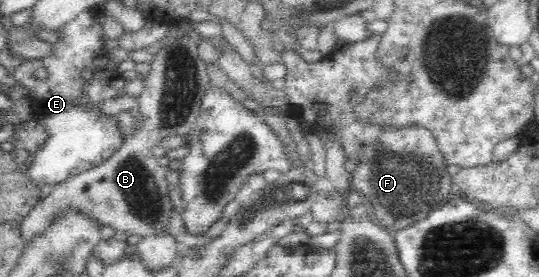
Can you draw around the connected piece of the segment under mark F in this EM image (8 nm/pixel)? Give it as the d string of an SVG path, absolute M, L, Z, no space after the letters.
M371 36L369 40L357 41L349 48L331 51L327 56L317 62L303 61L295 52L288 50L281 53L286 65L285 85L282 90L288 104L303 106L303 118L311 124L313 132L319 140L324 140L322 134L325 131L337 131L341 135L341 141L347 149L348 157L355 158L357 166L352 173L350 186L355 188L365 200L372 205L377 221L390 231L401 230L411 226L414 222L426 217L426 214L435 206L447 200L455 192L451 186L452 176L447 172L447 165L443 161L443 155L439 153L434 136L430 130L411 126L401 130L382 130L376 126L360 124L354 120L353 105L372 87L379 79L393 79L391 72L378 66L374 62L374 56L378 47L379 36Z

